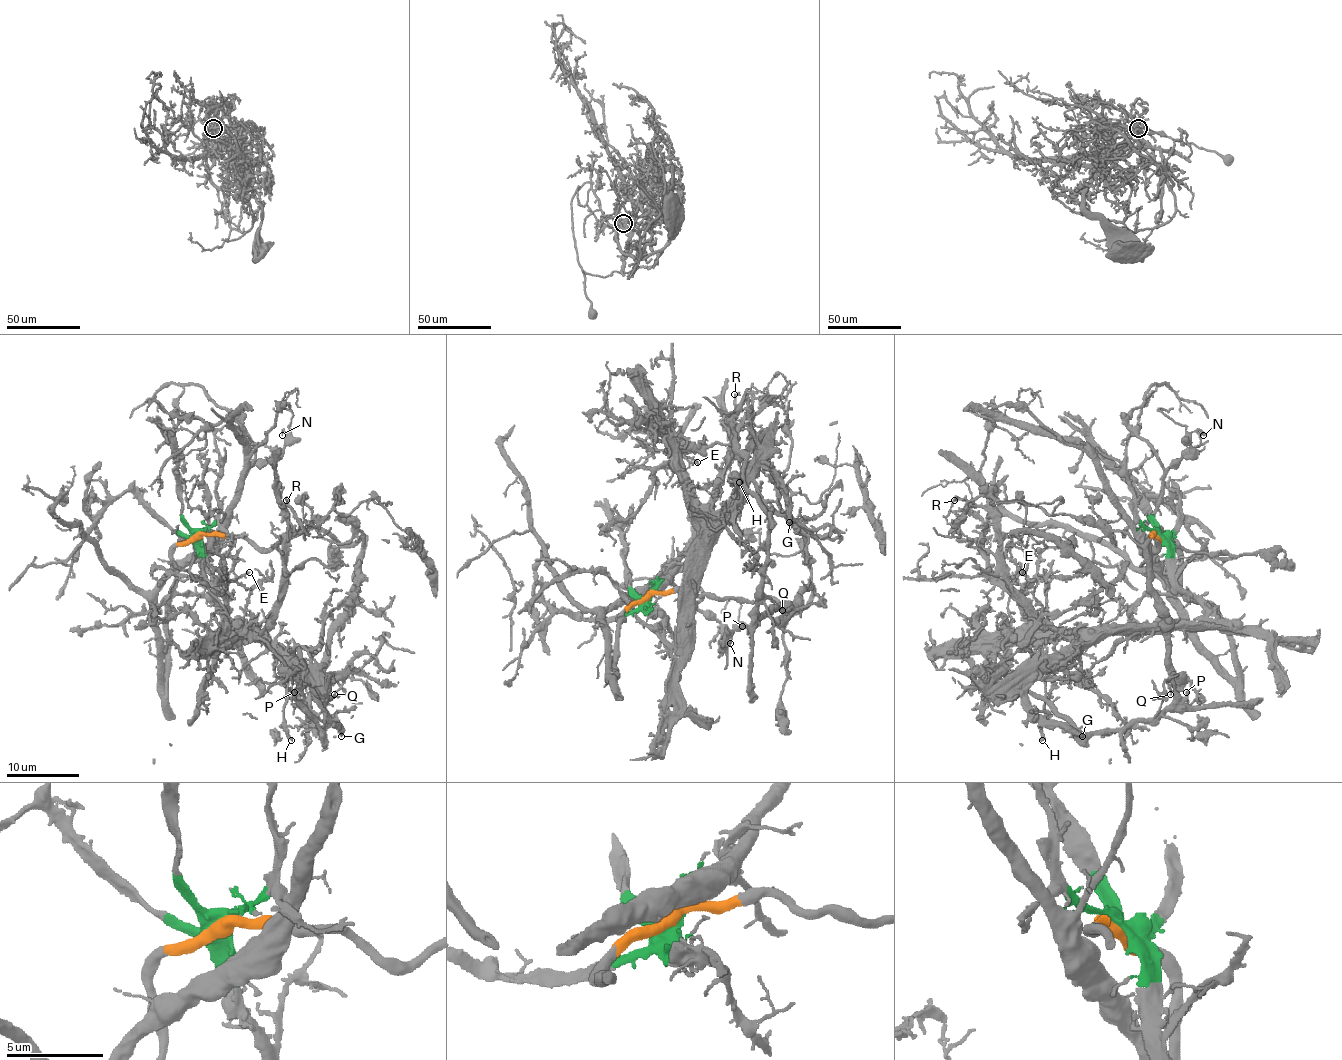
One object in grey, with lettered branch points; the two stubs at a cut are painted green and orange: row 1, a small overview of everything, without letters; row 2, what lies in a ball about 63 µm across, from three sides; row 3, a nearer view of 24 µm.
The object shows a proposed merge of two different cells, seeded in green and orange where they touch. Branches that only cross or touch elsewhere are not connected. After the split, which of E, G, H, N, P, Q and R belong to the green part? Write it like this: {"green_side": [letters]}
{"green_side": ["E", "G", "H", "R"]}

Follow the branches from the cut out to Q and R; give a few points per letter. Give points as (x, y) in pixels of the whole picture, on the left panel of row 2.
Q: (199, 533), (259, 548), (324, 528), (338, 542), (364, 539), (322, 678), (346, 677), (333, 695)
R: (199, 533), (204, 548), (204, 570), (215, 580), (215, 600), (230, 624), (260, 631), (284, 584), (286, 501)

